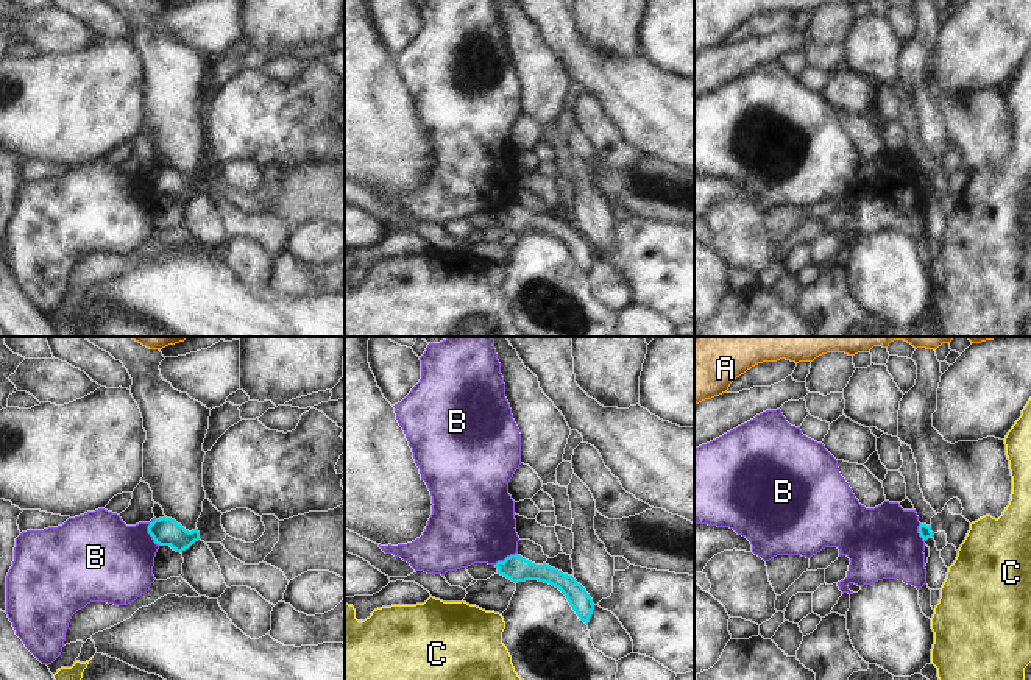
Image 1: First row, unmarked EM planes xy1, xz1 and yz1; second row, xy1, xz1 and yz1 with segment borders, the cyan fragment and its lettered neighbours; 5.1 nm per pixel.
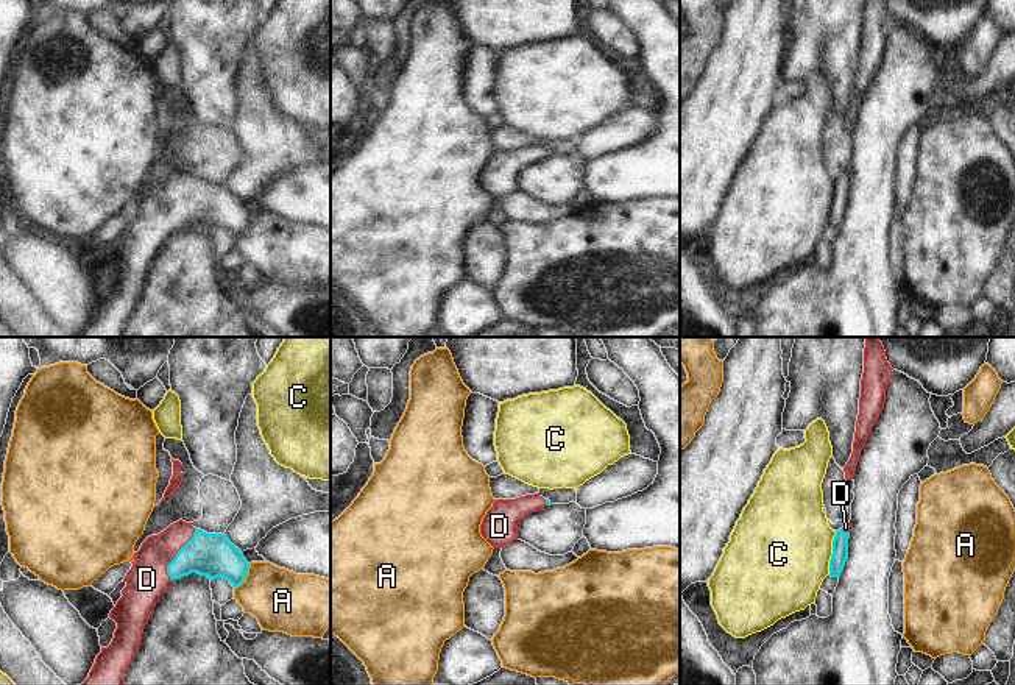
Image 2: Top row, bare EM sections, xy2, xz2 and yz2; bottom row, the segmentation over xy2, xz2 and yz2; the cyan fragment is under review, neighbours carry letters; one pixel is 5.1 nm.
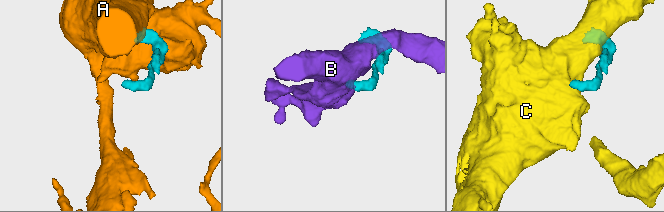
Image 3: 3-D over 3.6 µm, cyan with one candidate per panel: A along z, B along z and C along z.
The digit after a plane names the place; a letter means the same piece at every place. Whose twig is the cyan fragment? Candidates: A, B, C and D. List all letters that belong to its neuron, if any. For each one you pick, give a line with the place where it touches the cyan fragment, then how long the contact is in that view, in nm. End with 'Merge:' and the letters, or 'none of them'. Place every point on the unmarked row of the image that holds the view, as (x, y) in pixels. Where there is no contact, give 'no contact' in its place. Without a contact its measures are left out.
D: meets cyan in xy2 at (175, 206); contact 300 nm long
Merge: D

